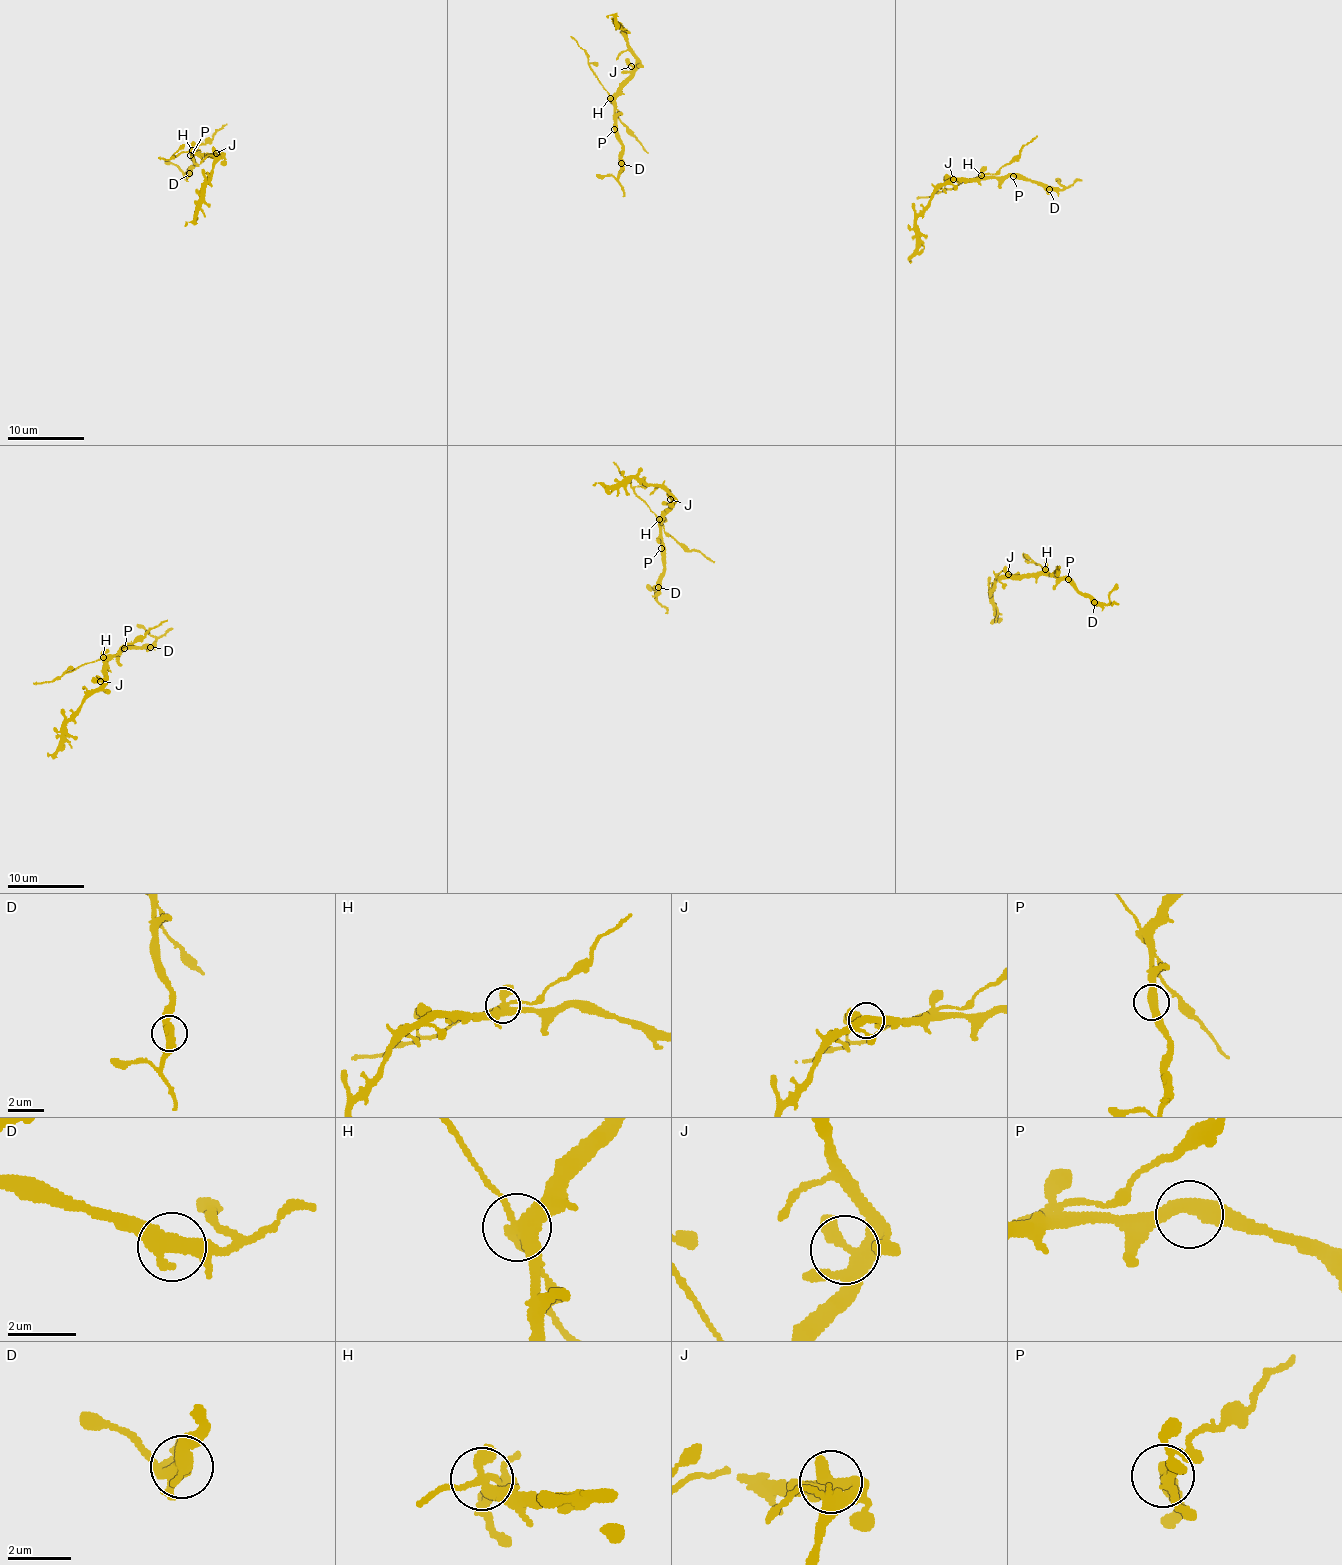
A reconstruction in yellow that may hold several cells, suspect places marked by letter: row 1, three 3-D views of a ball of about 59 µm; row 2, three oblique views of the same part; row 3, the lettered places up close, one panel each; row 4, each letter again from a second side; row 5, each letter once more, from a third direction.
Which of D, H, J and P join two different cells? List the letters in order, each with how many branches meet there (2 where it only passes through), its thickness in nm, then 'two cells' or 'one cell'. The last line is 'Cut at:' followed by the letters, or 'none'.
D: branches 3; calibre 400 nm; one cell
H: branches 4; calibre 360 nm; two cells
J: branches 4; calibre 360 nm; one cell
P: branches 2; calibre 440 nm; one cell
Cut at: H

